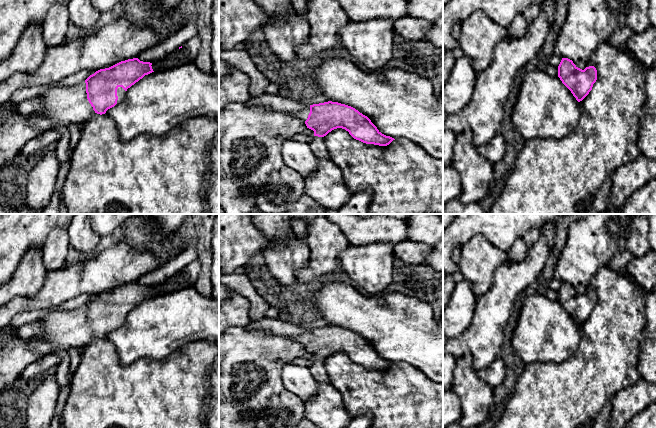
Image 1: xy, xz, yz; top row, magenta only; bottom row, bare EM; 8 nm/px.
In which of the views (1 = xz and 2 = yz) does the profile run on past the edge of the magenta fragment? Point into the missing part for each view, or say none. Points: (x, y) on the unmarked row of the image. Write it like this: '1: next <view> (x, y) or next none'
1: next xz (303, 339)
2: next none

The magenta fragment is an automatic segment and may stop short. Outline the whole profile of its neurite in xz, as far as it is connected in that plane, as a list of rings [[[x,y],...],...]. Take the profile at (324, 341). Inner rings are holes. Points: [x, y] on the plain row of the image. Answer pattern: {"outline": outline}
{"outline": [[[324,326],[306,330],[293,338],[303,344],[314,360],[324,361],[334,353],[342,352],[356,364],[379,370],[389,369],[394,362],[382,358],[371,344],[355,332],[338,326]]]}

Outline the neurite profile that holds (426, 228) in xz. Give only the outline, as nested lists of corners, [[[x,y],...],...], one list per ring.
[[[411,214],[406,223],[410,241],[431,247],[443,241],[443,218],[439,214]]]

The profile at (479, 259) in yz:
[[[482,235],[473,236],[461,246],[458,270],[471,283],[471,290],[479,299],[493,285],[495,270],[502,264],[519,262],[526,258],[528,245],[523,238],[515,241],[510,252],[500,250]]]

